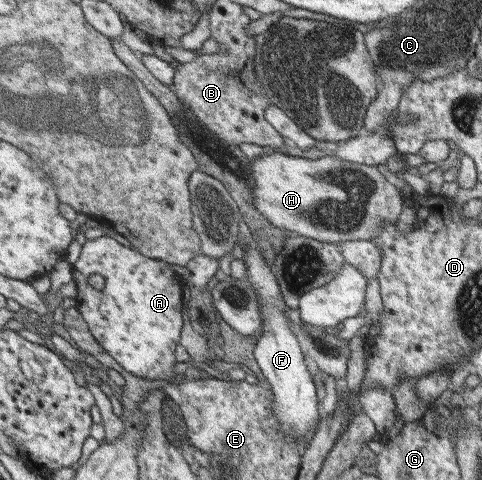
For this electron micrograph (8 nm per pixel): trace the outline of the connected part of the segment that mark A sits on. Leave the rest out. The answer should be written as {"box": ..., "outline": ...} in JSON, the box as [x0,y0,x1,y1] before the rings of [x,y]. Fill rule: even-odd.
{"box":[71,235,182,379],"outline":[[[102,235],[96,239],[86,239],[80,248],[76,261],[71,264],[72,278],[76,285],[76,307],[81,316],[93,329],[95,342],[102,347],[126,372],[148,379],[176,378],[173,372],[174,346],[182,327],[181,310],[182,283],[178,273],[171,269],[168,262],[142,255],[134,248],[119,244],[116,240]],[[90,274],[99,274],[104,278],[104,288],[96,290],[87,283]]]}

